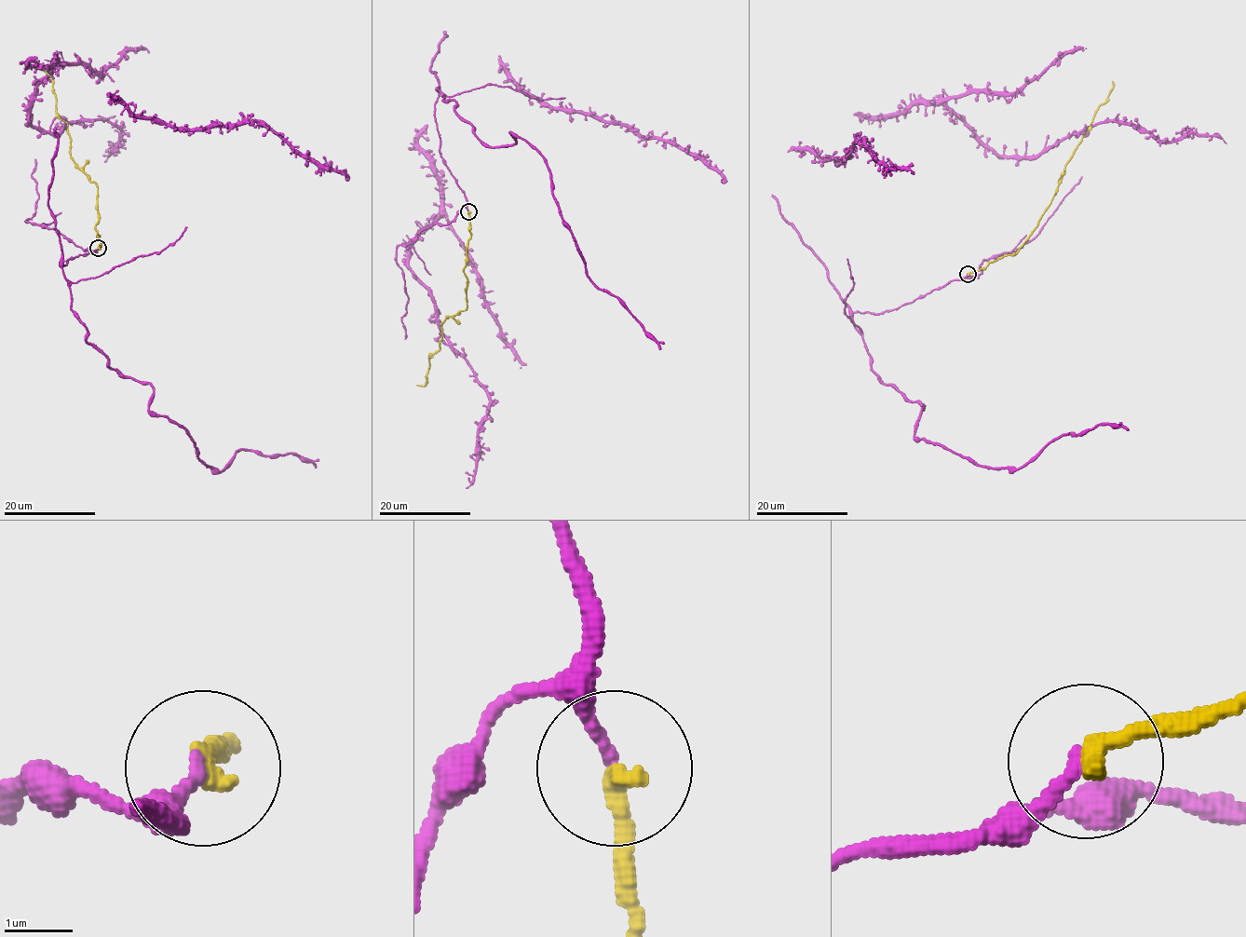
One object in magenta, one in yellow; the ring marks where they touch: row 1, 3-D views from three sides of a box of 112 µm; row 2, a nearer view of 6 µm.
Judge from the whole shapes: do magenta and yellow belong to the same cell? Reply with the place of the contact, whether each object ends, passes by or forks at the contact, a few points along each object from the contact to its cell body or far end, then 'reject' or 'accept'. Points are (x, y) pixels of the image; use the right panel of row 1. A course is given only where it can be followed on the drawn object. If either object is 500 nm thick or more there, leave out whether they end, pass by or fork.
at (968, 274); magenta ends there; yellow ends there; magenta runs (968, 275), (852, 316), (870, 370), (923, 405), (914, 436), (1016, 468), (1062, 435), (1128, 429); yellow runs (968, 275), (1012, 255), (1036, 225), (1055, 194), (1064, 165), (1089, 130), (1094, 111), (1114, 86), (1112, 82); accept

